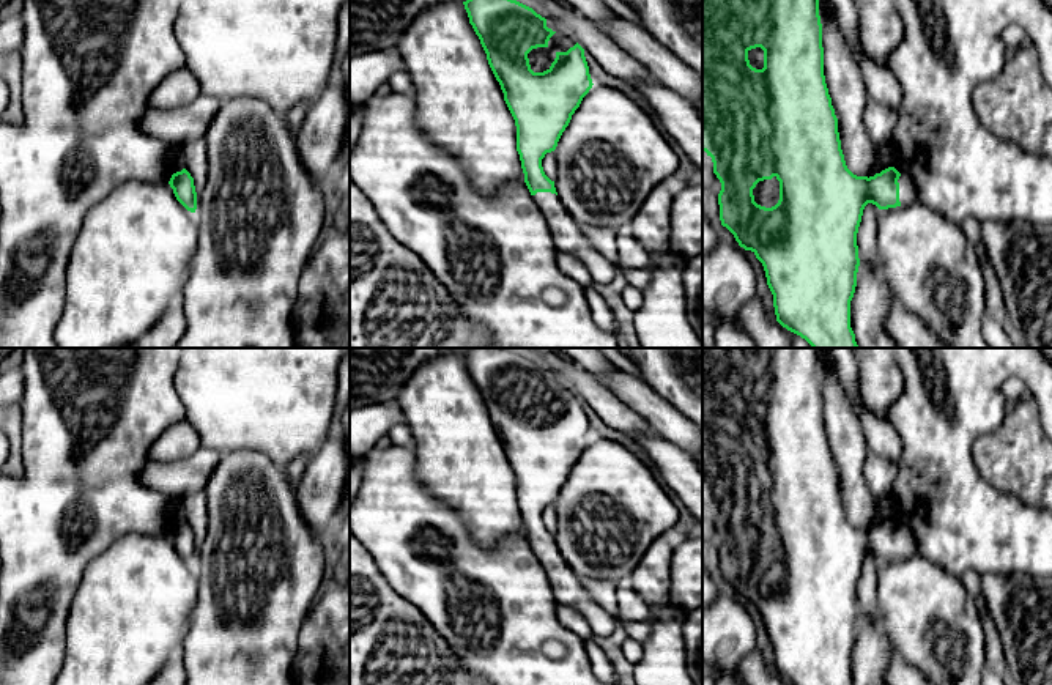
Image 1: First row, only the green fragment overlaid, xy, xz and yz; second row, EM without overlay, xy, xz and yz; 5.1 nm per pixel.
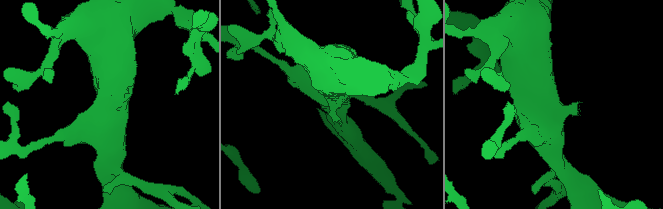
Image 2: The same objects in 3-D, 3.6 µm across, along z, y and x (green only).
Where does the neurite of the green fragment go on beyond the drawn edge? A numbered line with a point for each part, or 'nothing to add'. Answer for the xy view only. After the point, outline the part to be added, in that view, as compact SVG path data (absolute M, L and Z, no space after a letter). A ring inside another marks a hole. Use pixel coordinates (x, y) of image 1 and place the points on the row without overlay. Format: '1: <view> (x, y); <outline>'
nothing to add

